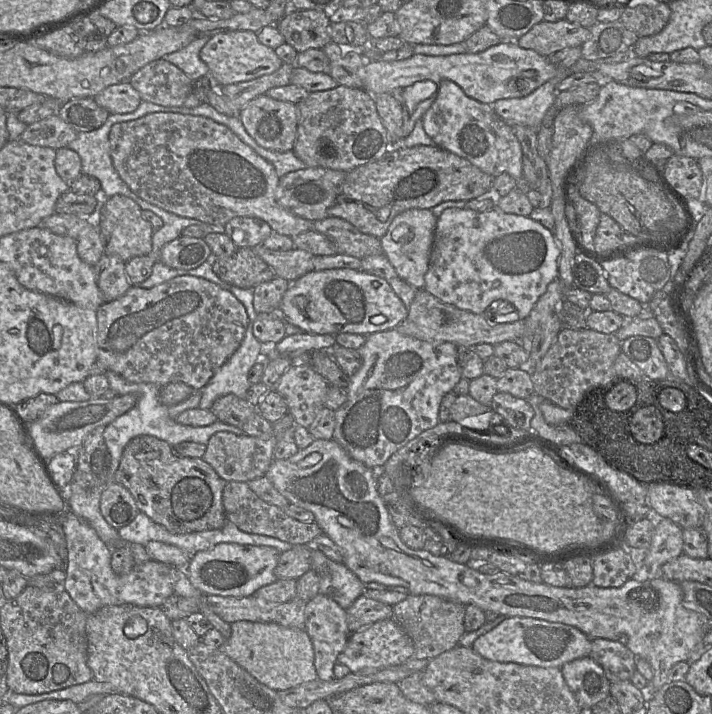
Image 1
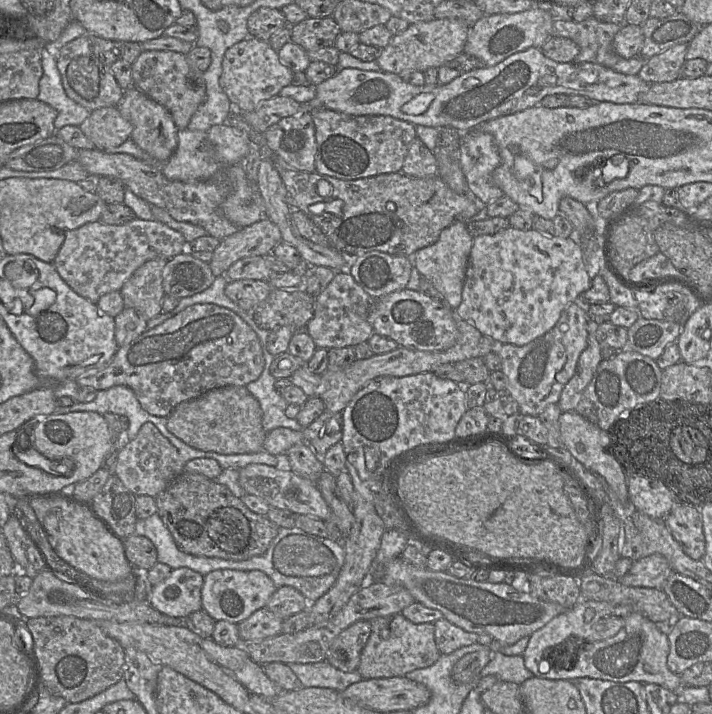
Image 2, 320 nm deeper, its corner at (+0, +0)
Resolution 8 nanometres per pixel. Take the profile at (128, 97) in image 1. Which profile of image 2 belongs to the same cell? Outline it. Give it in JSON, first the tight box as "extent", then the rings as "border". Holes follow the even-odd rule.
{"extent":[78,107,132,150],"border":[[[103,107],[90,112],[90,115],[78,126],[85,136],[90,139],[99,150],[120,146],[131,138],[132,125],[121,114],[118,107]]]}

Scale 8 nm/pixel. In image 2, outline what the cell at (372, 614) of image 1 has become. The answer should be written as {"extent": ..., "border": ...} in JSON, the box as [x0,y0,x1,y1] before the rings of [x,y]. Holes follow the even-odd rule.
{"extent":[326,620,371,672],"border":[[[361,620],[340,632],[332,641],[326,661],[343,672],[356,671],[361,652],[371,633],[370,621]]]}

